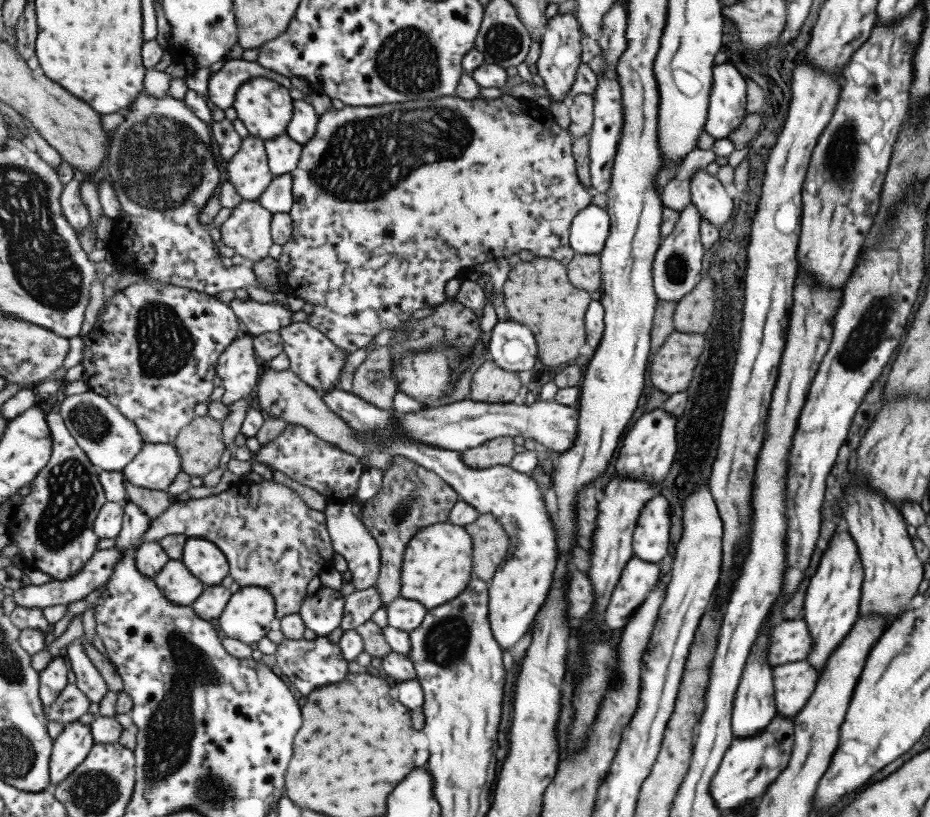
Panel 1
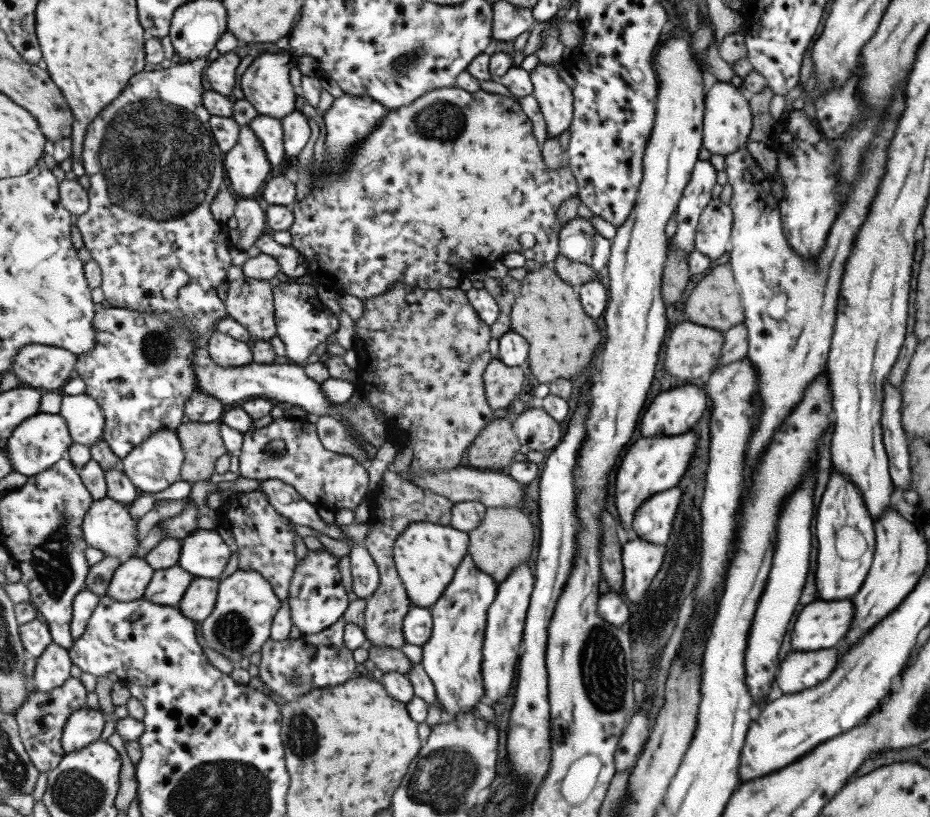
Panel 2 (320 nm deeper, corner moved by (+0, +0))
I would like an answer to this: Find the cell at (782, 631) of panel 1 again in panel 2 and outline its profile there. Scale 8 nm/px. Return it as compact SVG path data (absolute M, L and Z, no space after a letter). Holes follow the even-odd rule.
M850 599L845 600L815 600L806 604L791 622L790 644L793 652L813 652L837 646L841 638L847 634L854 615Z

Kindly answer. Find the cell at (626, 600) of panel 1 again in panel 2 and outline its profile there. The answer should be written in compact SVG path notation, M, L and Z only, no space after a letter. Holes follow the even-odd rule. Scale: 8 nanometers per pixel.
M636 538L625 542L621 548L622 562L622 594L637 603L645 594L651 580L659 571L665 553L664 546L647 544L645 540Z

